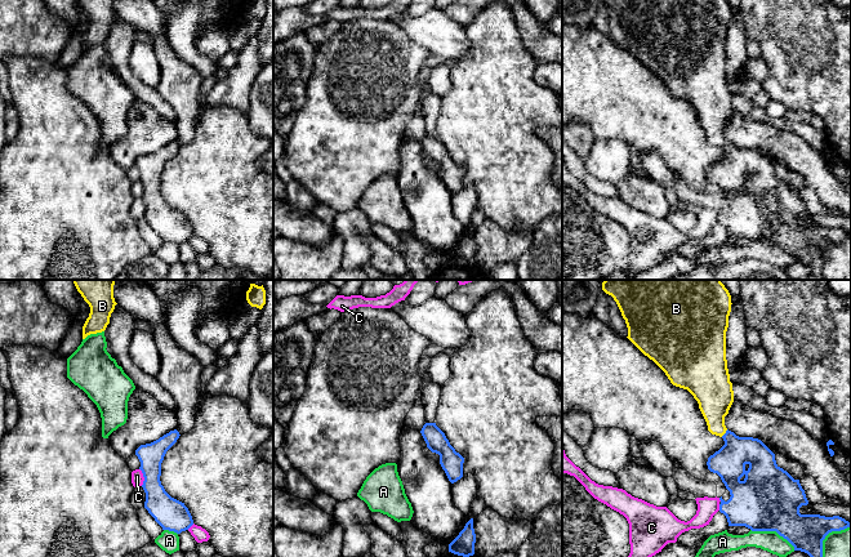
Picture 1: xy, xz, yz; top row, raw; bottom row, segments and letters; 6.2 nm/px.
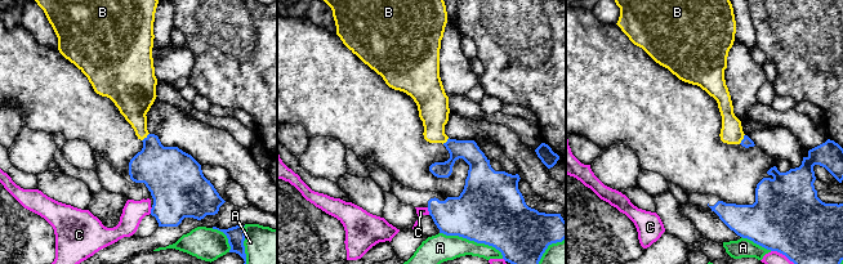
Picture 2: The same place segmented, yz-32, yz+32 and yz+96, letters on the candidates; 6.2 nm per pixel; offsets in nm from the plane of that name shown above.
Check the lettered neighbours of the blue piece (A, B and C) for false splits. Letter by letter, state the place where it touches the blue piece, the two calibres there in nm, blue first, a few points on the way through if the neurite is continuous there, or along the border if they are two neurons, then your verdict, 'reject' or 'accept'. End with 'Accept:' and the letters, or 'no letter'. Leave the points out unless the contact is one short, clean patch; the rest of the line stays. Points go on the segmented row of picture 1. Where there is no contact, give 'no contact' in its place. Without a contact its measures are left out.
A: contact yz (774, 530); calibres 400 and 130 nm; reject
B: contact yz (725, 433); calibres 200 and 240 nm; way yz (729, 462), (725, 433), (716, 424), (714, 395); accept
C: contact xy (143, 476); calibres 180 and 80 nm; reject
Accept: B

